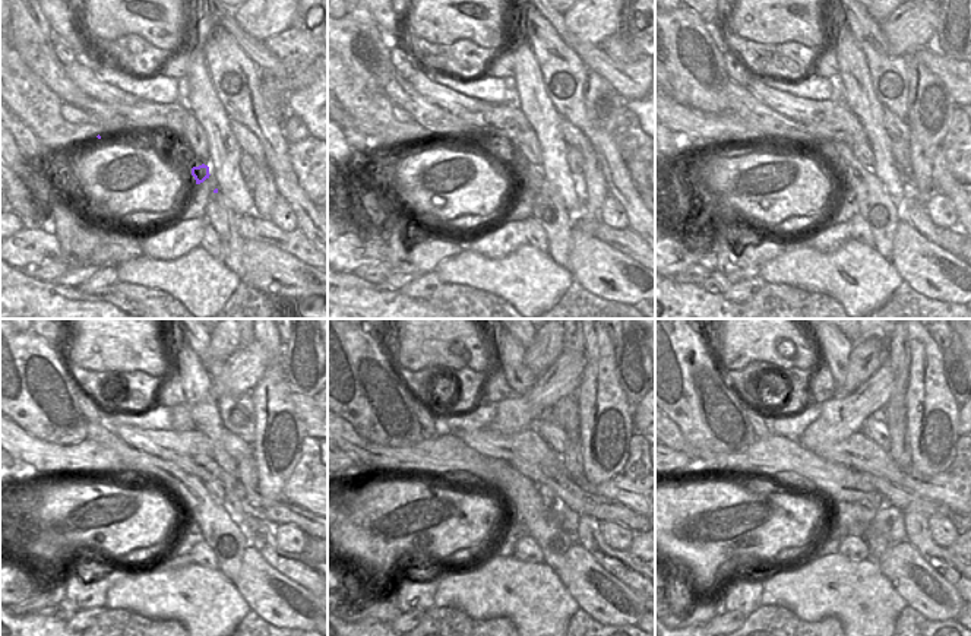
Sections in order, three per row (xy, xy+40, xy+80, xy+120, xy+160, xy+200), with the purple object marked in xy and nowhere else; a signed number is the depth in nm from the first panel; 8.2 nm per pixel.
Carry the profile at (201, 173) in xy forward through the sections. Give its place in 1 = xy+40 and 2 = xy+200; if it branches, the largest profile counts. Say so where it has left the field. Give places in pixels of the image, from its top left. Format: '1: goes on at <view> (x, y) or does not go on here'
1: goes on at xy+40 (534, 180)
2: goes on at xy+200 (860, 491)

